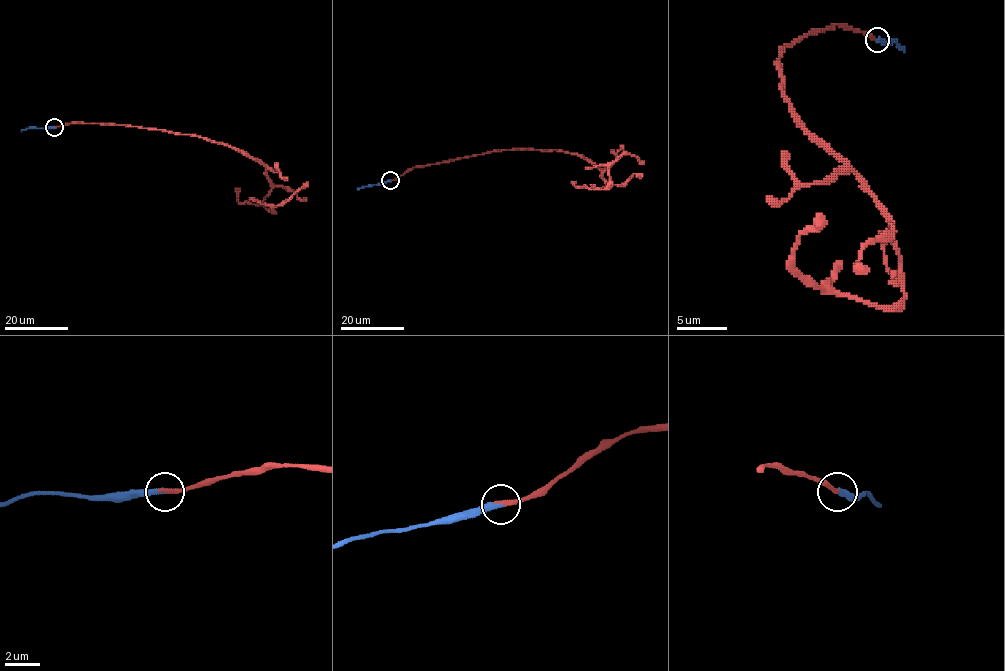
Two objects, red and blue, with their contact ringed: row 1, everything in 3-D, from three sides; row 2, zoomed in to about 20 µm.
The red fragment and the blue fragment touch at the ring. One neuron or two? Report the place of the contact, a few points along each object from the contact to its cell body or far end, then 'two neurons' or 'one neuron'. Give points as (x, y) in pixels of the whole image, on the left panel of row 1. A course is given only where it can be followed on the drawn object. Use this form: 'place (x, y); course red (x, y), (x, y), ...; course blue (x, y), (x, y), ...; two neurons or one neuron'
place (54, 127); course red (54, 127), (136, 126), (242, 150), (265, 167), (271, 191), (263, 204), (272, 211), (308, 183); course blue (54, 127), (21, 131); one neuron

